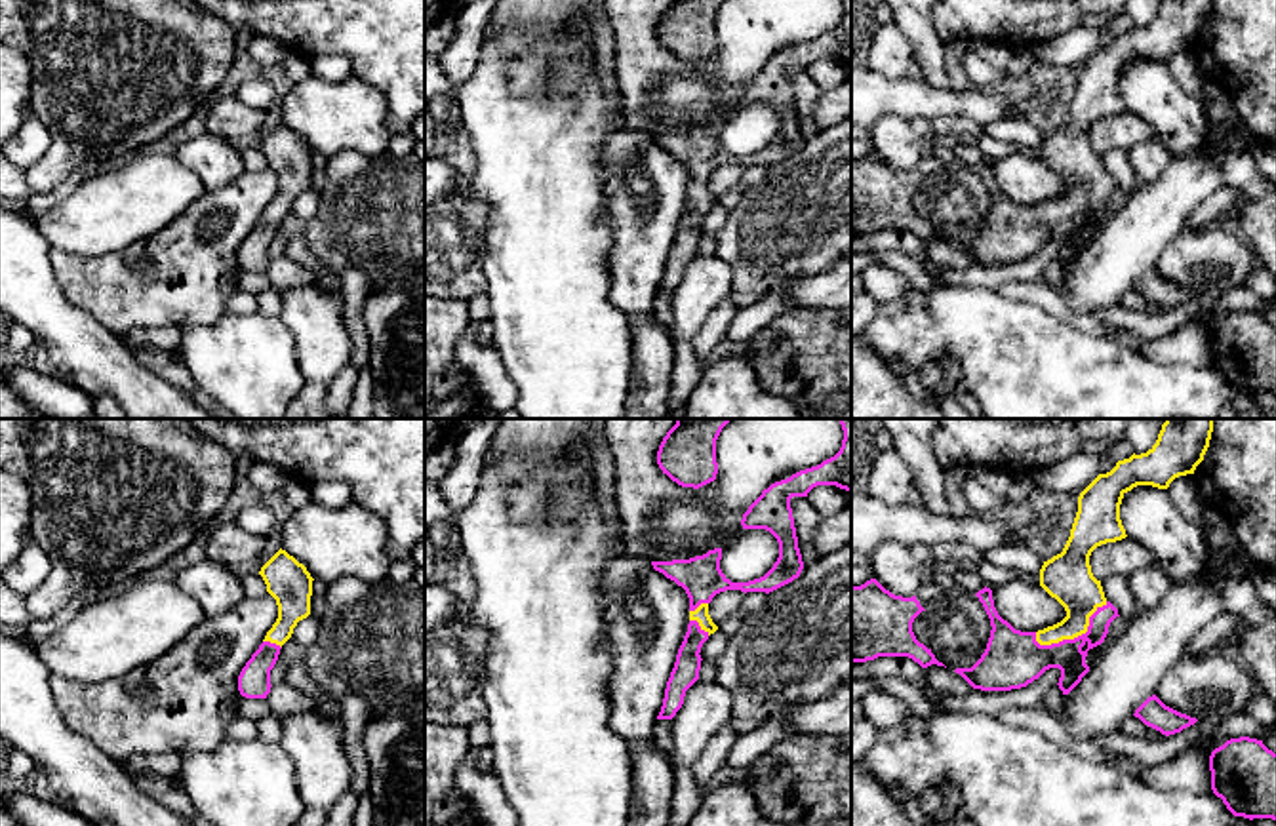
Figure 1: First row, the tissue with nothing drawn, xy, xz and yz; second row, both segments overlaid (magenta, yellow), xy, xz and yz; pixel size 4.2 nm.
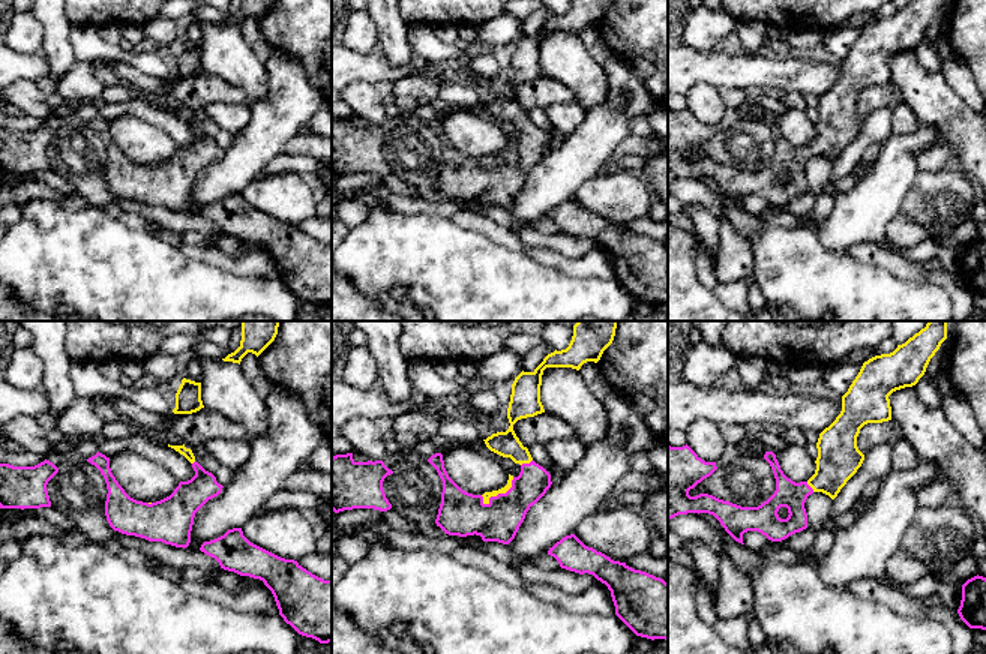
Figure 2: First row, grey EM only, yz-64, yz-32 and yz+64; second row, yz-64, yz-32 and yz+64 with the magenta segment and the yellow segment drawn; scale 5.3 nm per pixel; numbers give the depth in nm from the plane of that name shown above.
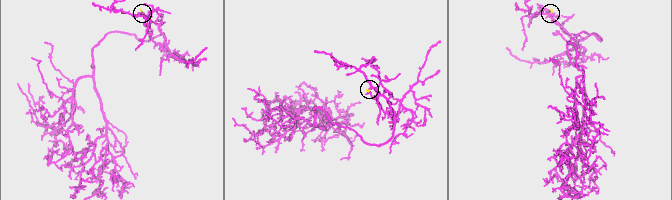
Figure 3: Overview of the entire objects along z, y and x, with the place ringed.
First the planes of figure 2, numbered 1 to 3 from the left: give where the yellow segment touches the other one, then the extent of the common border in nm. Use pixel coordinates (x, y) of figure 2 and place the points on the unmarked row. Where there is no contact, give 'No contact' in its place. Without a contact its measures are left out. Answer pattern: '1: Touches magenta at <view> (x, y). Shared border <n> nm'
1: Touches magenta at yz-64 (152, 167). Shared border 30 nm
2: Touches magenta at yz-32 (500, 158). Shared border 220 nm
3: Touches magenta at yz+64 (809, 150). Shared border 70 nm

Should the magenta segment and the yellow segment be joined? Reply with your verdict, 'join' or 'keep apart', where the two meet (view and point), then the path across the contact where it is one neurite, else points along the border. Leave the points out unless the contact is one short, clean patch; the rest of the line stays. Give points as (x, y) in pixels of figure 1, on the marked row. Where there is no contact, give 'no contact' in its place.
join | yz (1075, 638) | across yz (1019, 659), (1075, 638), (1075, 587), (1069, 579)

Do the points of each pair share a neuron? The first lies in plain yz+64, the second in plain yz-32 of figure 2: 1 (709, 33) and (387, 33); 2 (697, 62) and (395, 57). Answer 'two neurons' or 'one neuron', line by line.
1: two neurons
2: two neurons

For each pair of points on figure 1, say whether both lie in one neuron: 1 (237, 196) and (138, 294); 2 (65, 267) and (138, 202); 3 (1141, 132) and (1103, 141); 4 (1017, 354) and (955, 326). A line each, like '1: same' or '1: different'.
1: same
2: different
3: same
4: same

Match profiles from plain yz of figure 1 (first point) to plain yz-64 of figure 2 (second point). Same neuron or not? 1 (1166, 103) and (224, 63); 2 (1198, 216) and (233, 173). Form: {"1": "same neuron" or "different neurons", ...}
{"1": "same neuron", "2": "different neurons"}

